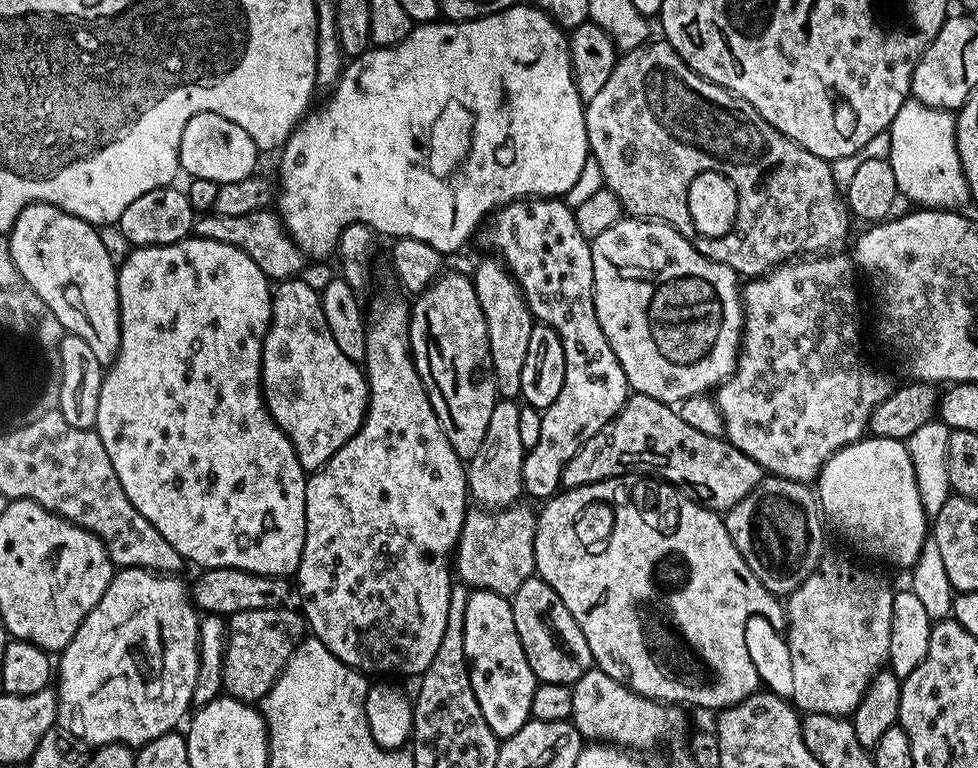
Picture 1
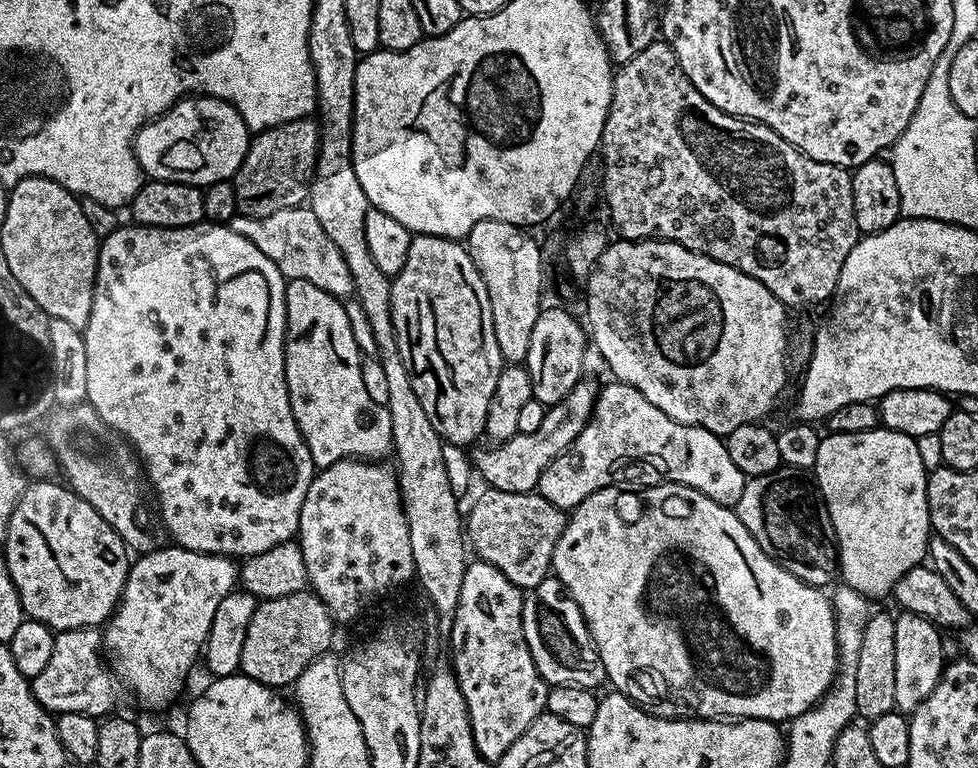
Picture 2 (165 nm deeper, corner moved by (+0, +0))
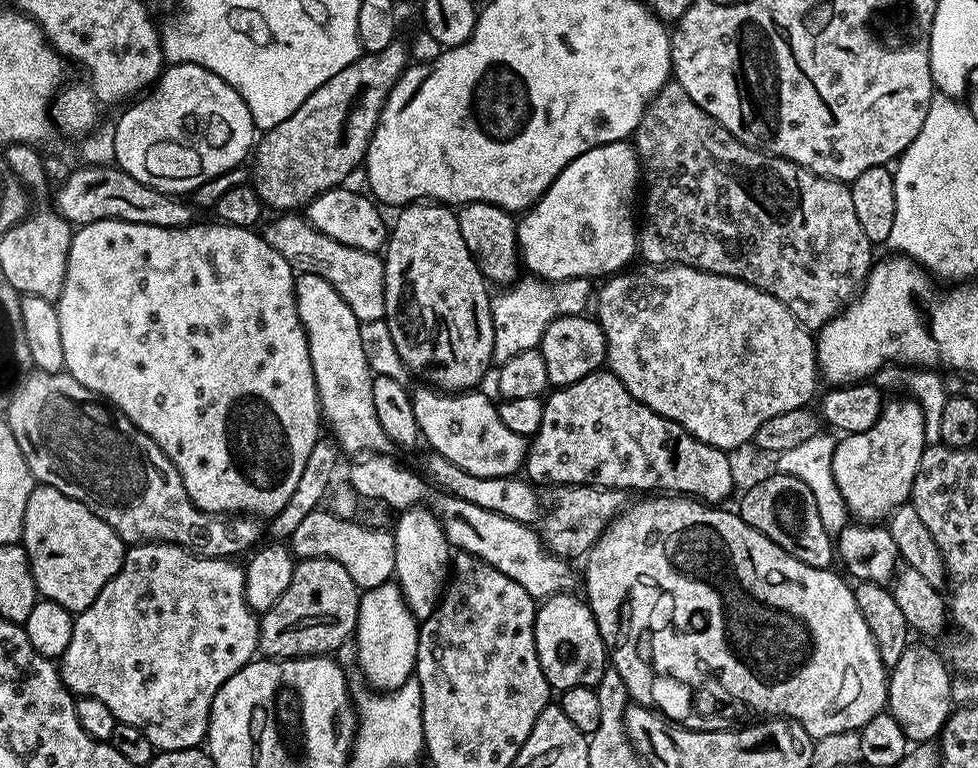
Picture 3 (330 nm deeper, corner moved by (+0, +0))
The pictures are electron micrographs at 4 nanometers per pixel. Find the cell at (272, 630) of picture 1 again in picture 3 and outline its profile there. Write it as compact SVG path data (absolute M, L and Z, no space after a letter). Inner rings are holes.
M325 556L296 560L290 586L259 617L259 655L269 660L293 660L296 656L336 654L347 640L349 643L353 639L361 595L354 578L346 574L346 566Z

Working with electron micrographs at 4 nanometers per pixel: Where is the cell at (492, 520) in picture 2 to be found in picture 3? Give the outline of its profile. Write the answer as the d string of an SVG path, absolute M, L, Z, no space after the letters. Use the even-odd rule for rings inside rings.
M573 484L565 487L560 496L560 505L542 520L542 539L548 551L555 556L573 558L587 557L588 552L598 542L598 538L608 523L620 515L625 507L625 493L619 488L596 488L592 484Z

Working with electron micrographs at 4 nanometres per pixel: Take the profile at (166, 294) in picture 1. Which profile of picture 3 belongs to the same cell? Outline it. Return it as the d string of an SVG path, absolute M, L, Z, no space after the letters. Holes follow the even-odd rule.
M99 220L93 224L81 224L73 231L66 258L66 278L59 298L54 302L58 331L62 334L64 371L82 382L86 390L98 394L126 414L139 432L146 434L163 450L166 458L174 462L182 478L182 486L186 486L186 494L190 494L190 502L194 502L196 508L203 512L271 518L290 502L290 494L294 494L298 478L302 478L306 458L310 458L310 450L314 450L316 441L322 436L320 399L316 393L314 370L310 366L306 330L298 318L296 276L286 258L282 258L274 246L267 244L259 231L211 223L193 222L185 228L163 228L138 222Z

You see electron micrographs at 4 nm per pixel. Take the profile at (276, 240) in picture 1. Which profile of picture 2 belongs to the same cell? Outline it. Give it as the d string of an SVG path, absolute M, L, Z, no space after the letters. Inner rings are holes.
M307 206L287 208L286 210L274 210L274 214L265 216L242 216L235 215L230 221L230 226L238 234L242 234L278 270L284 275L285 281L305 280L314 282L322 290L337 298L347 298L353 295L352 275L346 266L346 258L342 258L342 250L330 242L326 230L322 230L322 222L314 218L312 209Z

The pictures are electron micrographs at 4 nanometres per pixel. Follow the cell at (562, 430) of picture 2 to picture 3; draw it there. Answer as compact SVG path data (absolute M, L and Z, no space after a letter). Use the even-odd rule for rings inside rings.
M431 386L419 387L420 388L413 387L411 389L414 418L416 419L416 424L419 428L419 435L422 437L423 443L428 443L427 447L431 449L431 451L442 454L442 458L446 458L450 462L454 462L454 466L458 466L462 470L466 470L466 474L474 474L478 478L502 478L503 476L515 476L525 467L529 441L525 439L525 437L514 434L514 430L509 430L509 428L502 423L499 407L494 403L494 400L492 404L491 398L488 397L486 393L480 392L481 390L450 393L441 392Z

